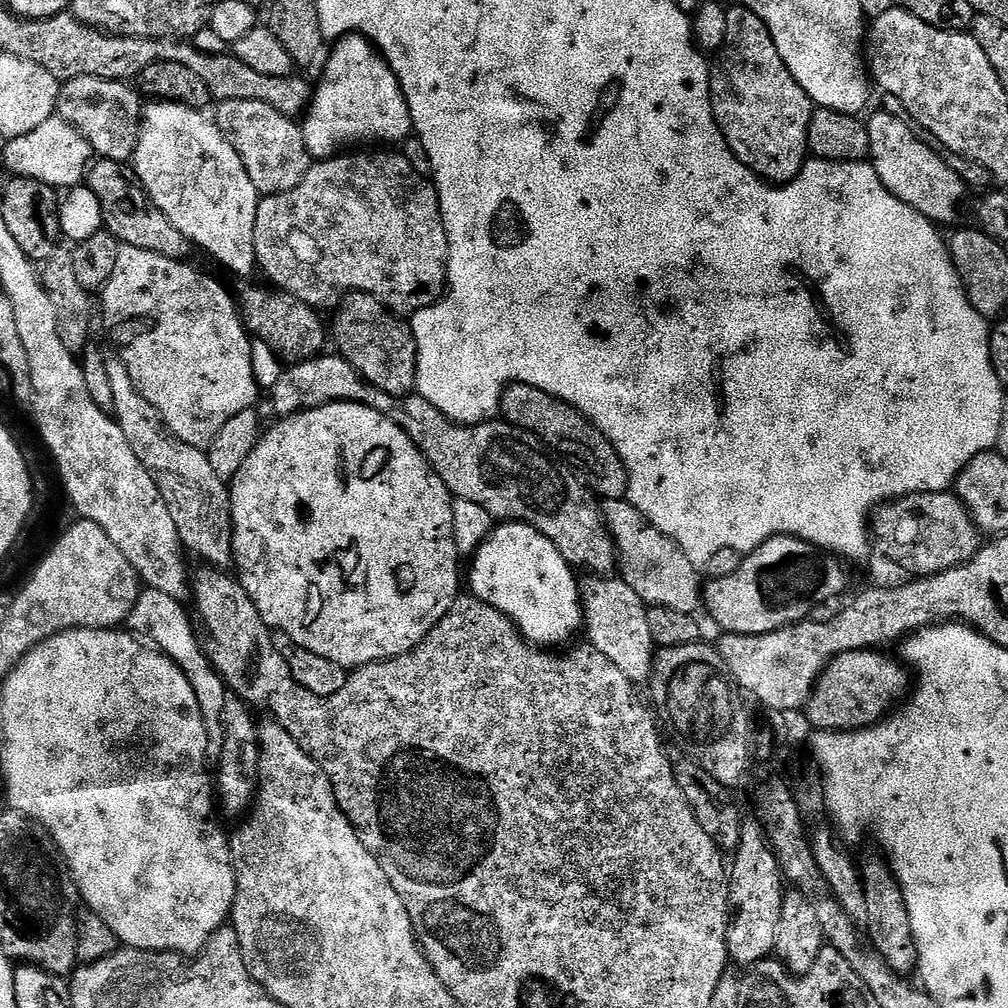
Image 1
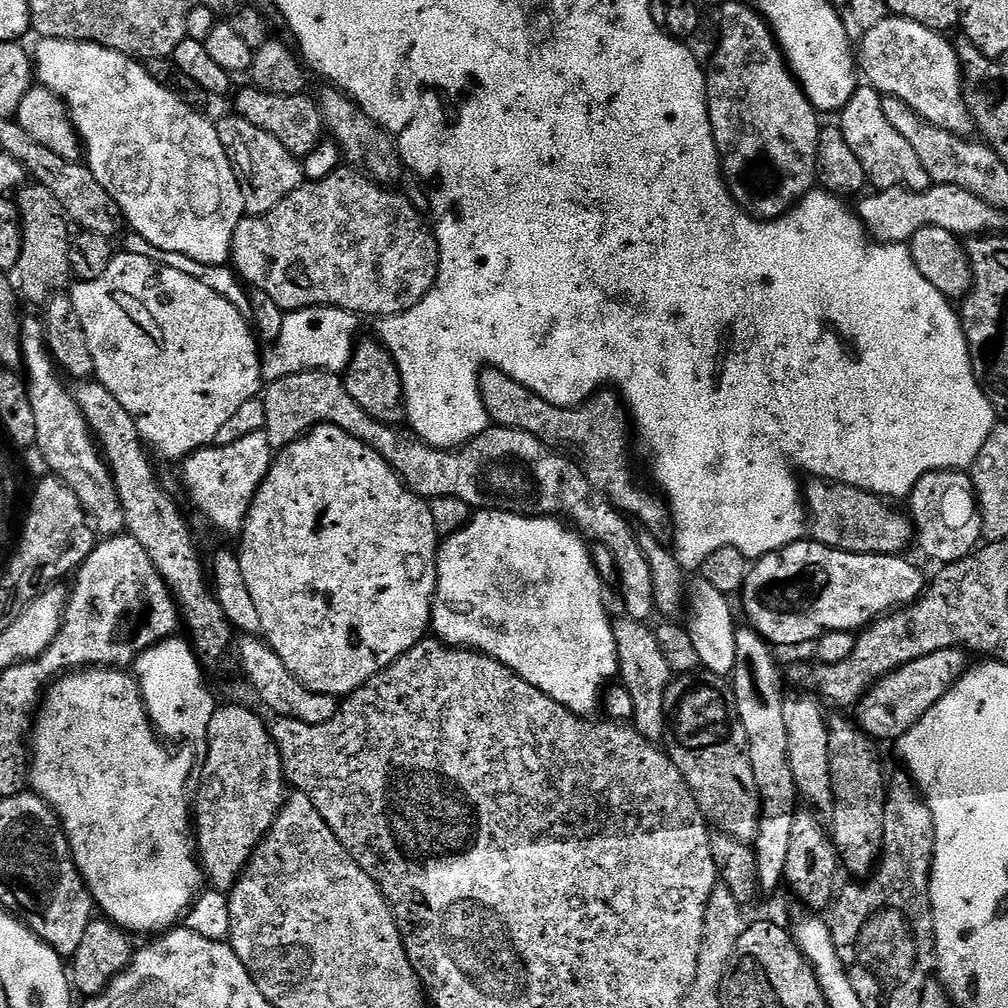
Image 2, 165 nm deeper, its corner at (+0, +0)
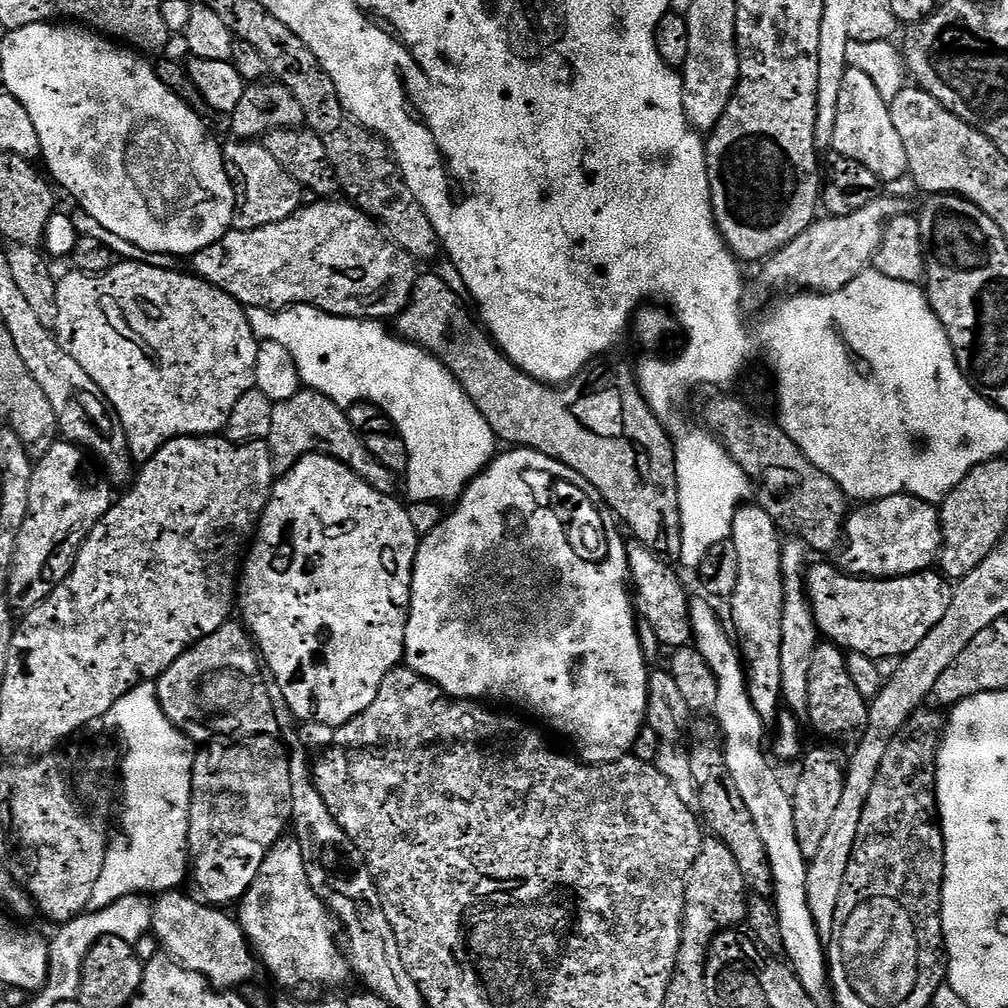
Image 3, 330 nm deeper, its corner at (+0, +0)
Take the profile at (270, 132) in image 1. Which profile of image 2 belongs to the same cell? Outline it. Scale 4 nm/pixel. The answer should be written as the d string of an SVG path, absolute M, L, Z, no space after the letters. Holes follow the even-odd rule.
M229 114L226 118L215 121L218 138L222 138L222 146L230 158L233 170L236 171L238 186L242 190L242 202L245 213L249 216L264 216L278 202L282 202L294 190L305 183L304 165L274 134L266 134L266 130L258 130L254 122L246 122L246 118Z

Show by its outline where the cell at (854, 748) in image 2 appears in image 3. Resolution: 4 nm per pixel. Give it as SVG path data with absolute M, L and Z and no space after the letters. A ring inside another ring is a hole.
M831 642L817 643L814 658L810 658L810 706L807 723L812 723L813 730L821 732L828 739L825 741L844 740L847 736L855 737L863 733L867 728L869 707L869 701L858 694L858 686L854 686L854 681L850 679L845 649Z

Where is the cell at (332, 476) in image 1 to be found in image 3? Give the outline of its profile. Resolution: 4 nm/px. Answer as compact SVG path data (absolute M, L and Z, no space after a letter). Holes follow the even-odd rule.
M309 452L302 456L285 476L279 477L273 483L272 497L260 516L260 523L256 526L254 539L247 549L246 559L238 576L238 608L239 611L244 611L243 623L251 639L253 636L260 643L259 655L267 671L274 674L282 695L286 698L286 706L290 706L297 721L328 724L335 729L350 722L355 716L362 714L362 710L366 710L366 706L370 706L374 698L378 698L378 686L382 686L382 678L386 678L386 674L390 674L403 661L406 622L412 597L412 571L416 547L420 544L421 537L410 522L407 507L403 503L400 505L396 498L387 492L374 490L374 486L370 486L354 470L350 470L350 466L325 452Z

